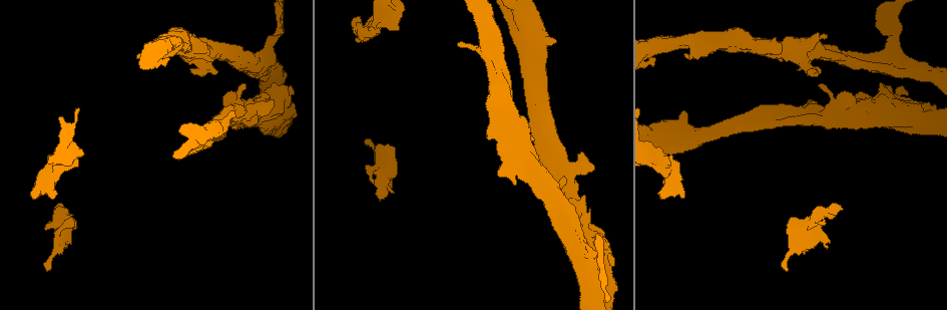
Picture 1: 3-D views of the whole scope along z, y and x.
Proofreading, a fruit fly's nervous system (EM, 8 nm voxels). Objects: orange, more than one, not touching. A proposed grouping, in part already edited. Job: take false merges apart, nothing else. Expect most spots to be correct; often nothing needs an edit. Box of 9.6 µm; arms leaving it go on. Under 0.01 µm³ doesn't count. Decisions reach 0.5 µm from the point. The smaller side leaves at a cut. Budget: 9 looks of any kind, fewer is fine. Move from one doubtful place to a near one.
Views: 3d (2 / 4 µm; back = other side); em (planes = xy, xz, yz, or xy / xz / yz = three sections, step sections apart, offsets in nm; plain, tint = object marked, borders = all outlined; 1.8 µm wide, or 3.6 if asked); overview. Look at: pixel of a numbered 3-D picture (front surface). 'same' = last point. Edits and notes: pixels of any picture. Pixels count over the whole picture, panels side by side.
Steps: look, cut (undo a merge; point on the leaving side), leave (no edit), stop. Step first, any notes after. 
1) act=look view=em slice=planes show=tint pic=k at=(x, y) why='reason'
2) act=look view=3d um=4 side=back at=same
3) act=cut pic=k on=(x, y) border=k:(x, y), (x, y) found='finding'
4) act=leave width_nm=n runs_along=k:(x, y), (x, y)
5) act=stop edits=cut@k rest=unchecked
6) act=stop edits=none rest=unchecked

act=look view=em slice=planes show=plain pic=1 at=(662, 161) why='abrupt turn'

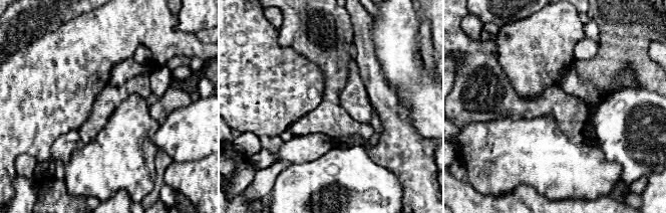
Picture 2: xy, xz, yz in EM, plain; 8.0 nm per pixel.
act=look view=em slice=planes show=tint at=same why='where the object lies'

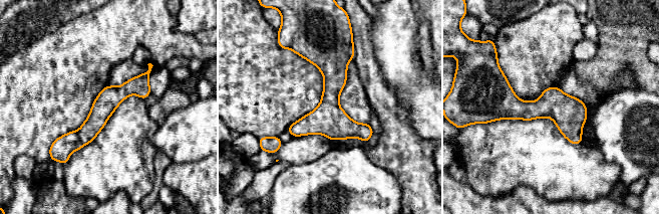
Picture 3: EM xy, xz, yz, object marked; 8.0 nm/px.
act=leave width_nm=180 runs_along=3:(145, 75), (59, 146) found='continuous, no second neuron'

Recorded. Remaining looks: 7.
act=look view=em slice=planes show=tint pic=1 at=(660, 134) why='sharp bend'

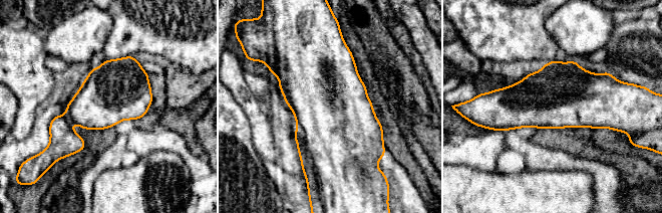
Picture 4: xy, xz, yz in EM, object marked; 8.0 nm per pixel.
act=cut pic=4 on=(64, 142) border=4:(65, 115), (70, 121) found='a second neuron is stuck on'

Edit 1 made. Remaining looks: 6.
act=look view=overview

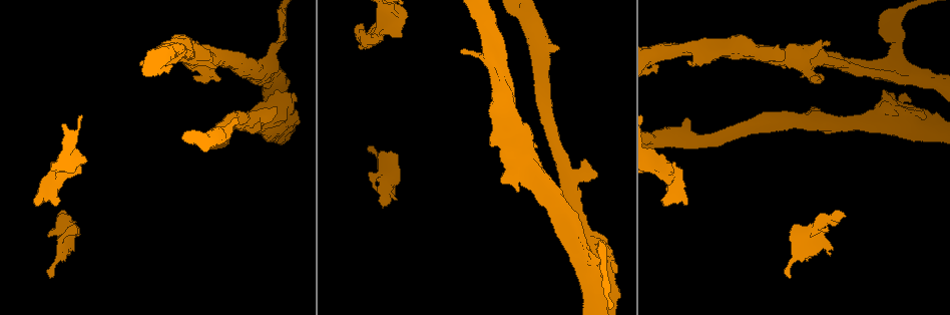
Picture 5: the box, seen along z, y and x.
act=look view=3d um=4 pic=5 at=(250, 123) why='looks like a crossing'

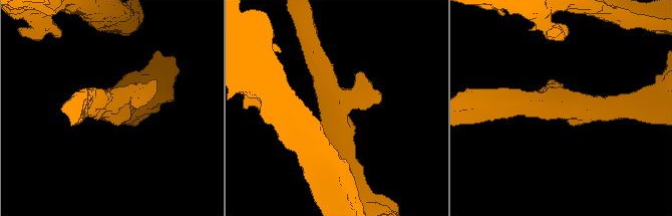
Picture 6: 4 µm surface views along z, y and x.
act=look view=em um=3.6 slice=xz step=4 show=tint pic=6 at=(562, 109) arms=4

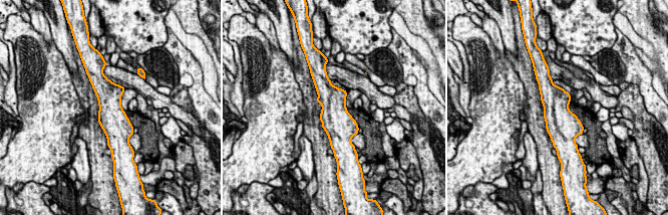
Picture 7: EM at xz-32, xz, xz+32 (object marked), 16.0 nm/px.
act=leave found='continuous, no second neuron'

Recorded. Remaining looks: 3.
act=look view=em slice=xy step=4 show=tint pic=5 at=(261, 75) why='thick turns thin'

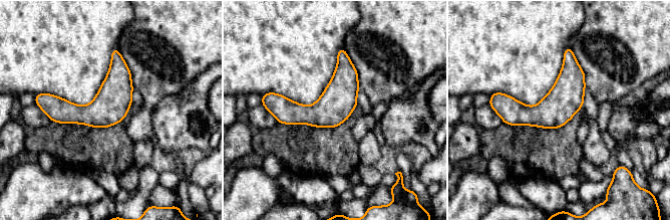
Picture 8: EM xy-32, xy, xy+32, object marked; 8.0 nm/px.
act=look view=em slice=planes show=tint at=same why='another direction'

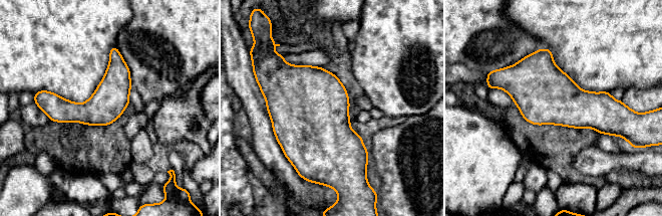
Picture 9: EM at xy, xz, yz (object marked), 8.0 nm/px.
act=leave found='continuous, no second neuron'

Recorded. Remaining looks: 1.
act=stop edits=cut@4 rest=unchecked

